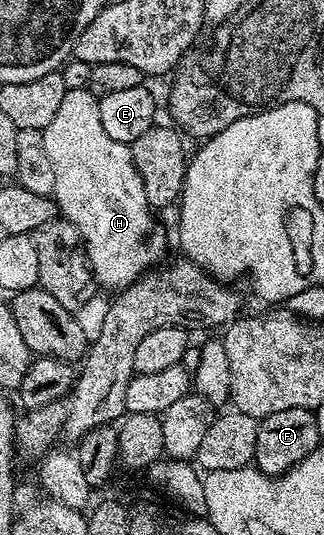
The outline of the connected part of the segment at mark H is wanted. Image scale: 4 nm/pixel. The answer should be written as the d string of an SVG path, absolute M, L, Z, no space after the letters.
M66 89L55 119L47 123L41 138L43 147L47 147L47 159L51 159L51 167L55 171L55 187L51 196L57 202L60 216L79 231L94 282L100 288L102 285L105 289L120 291L158 264L156 261L165 253L165 233L153 218L155 210L143 191L143 179L133 162L132 148L107 135L103 122L99 120L97 102L98 98L88 89Z

